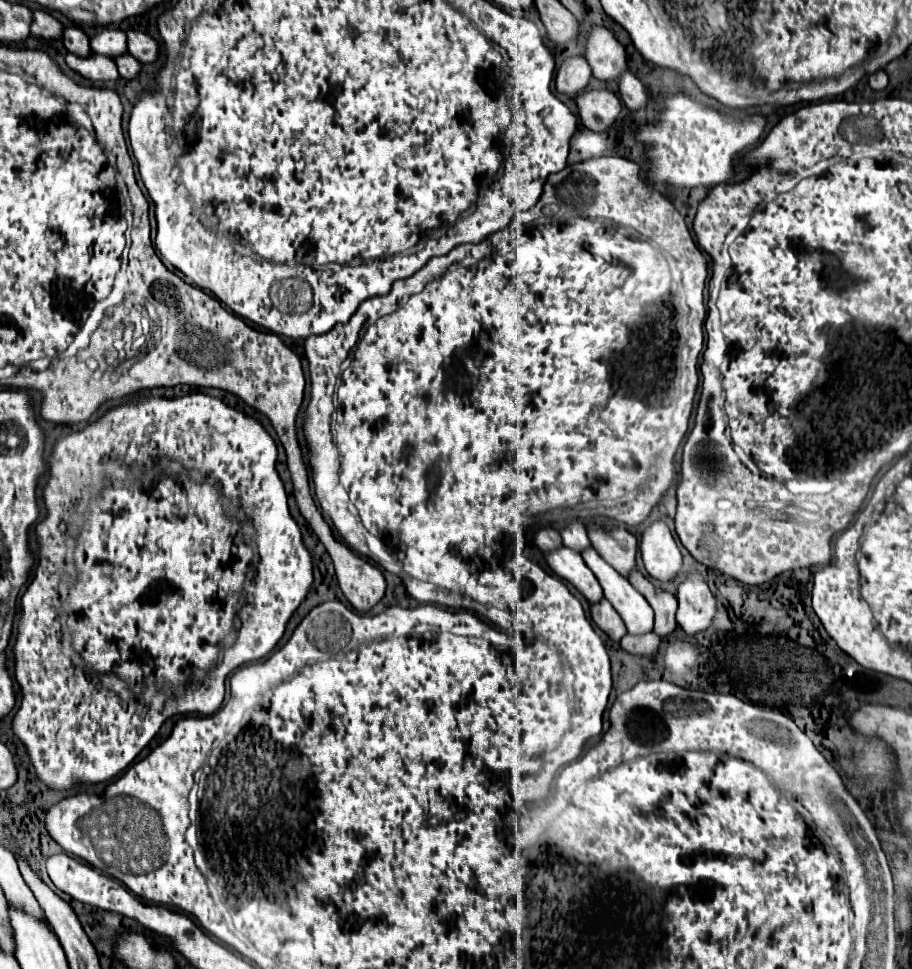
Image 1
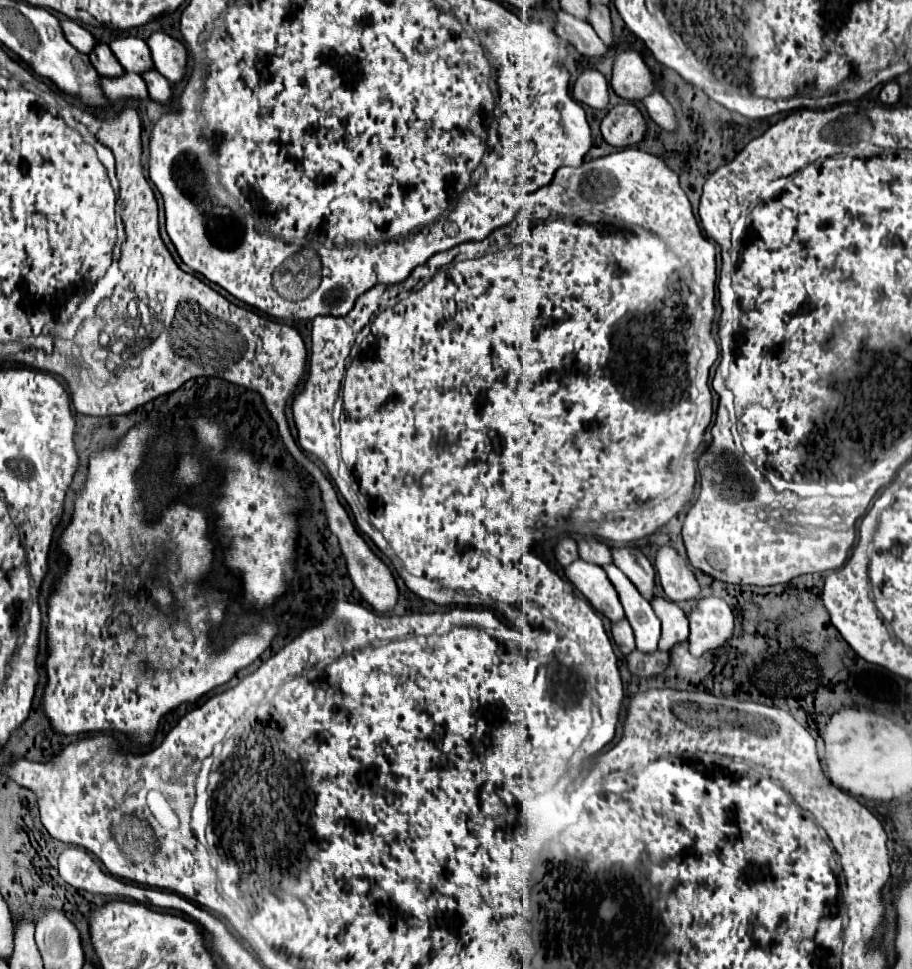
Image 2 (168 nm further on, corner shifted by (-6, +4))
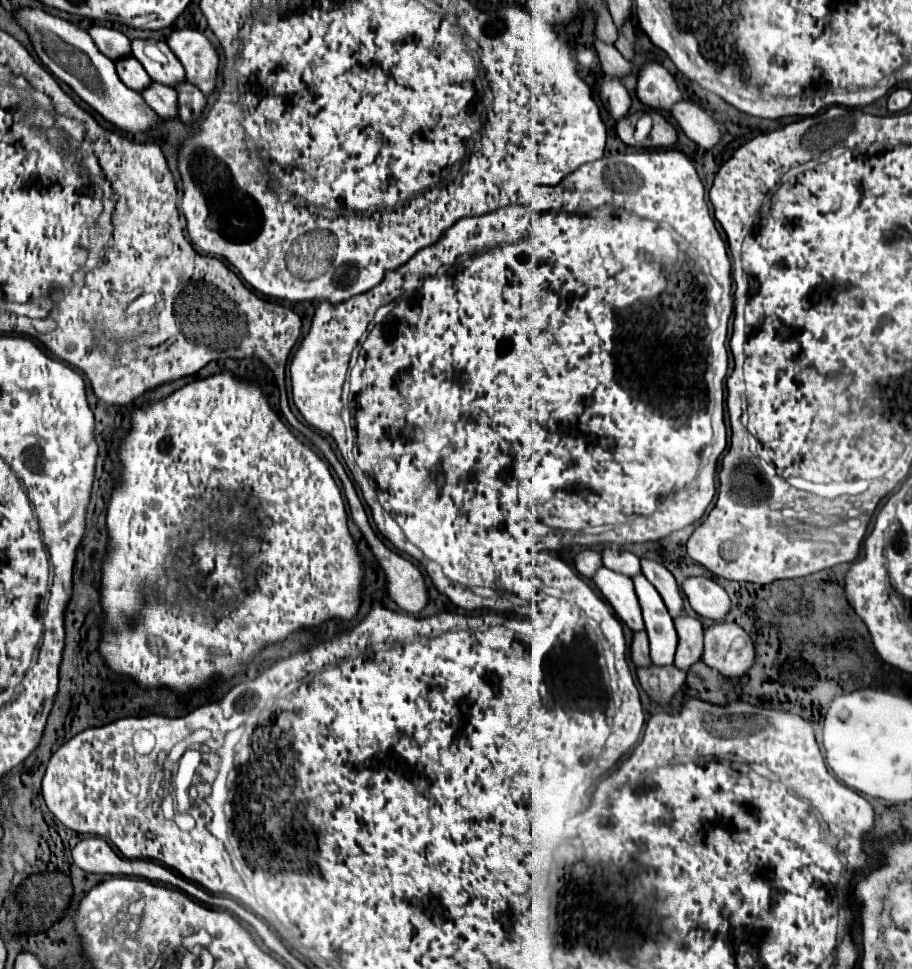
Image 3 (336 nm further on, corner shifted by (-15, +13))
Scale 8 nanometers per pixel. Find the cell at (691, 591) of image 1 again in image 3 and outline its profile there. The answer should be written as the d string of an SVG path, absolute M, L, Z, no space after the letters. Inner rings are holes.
M723 620L705 628L703 660L707 666L719 670L723 676L743 676L753 658L753 642L737 622Z

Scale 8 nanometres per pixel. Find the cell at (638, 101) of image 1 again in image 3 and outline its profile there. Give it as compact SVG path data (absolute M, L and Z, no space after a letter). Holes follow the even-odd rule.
M677 102L671 106L671 116L677 120L677 124L681 126L681 130L685 132L687 138L691 138L693 142L697 142L703 148L713 148L719 138L719 126L717 122L699 106L691 104L691 102Z

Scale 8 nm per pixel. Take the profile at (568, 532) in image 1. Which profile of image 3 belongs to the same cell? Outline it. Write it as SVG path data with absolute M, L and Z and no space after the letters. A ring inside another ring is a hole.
M607 546L601 552L603 564L615 572L621 572L625 576L635 576L641 572L639 566L639 558L635 554L631 554L629 550L623 550L619 546Z

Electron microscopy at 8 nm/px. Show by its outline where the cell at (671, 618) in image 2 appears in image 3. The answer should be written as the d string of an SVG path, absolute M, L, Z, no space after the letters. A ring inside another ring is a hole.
M681 614L675 620L675 630L679 634L679 646L675 652L675 666L681 670L689 670L703 654L703 626L699 618L691 618L689 614Z

